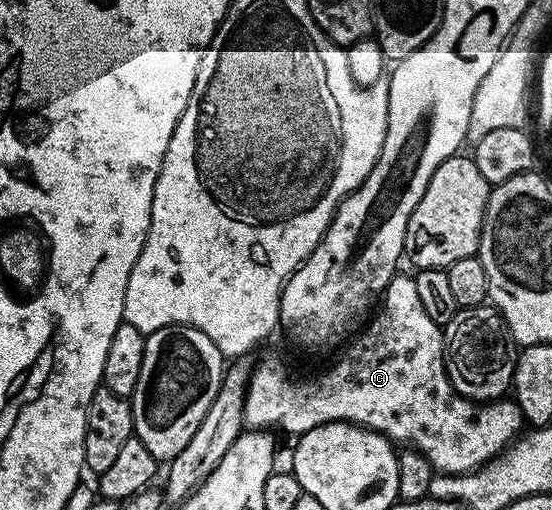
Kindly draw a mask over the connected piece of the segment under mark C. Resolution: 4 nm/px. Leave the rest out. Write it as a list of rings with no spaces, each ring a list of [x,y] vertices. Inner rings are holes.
[[[396,275],[387,285],[378,312],[346,342],[344,353],[316,377],[291,377],[290,367],[281,358],[261,358],[259,366],[256,364],[247,378],[243,424],[251,431],[271,431],[274,425],[280,425],[285,432],[298,435],[325,423],[348,421],[351,425],[362,425],[374,433],[382,433],[392,443],[407,441],[403,443],[423,453],[432,469],[440,474],[471,473],[480,469],[520,436],[525,422],[514,400],[480,403],[463,397],[452,387],[443,362],[443,334],[441,326],[433,323],[433,319],[425,315],[425,307],[421,307],[414,276]]]

